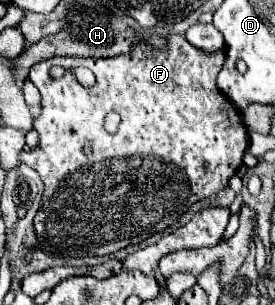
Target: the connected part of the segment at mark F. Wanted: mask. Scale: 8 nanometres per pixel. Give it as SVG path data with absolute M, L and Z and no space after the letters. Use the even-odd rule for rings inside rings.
M170 33L166 37L166 51L164 49L156 49L152 45L146 43L134 43L130 53L126 55L118 55L112 59L80 59L80 57L50 57L44 59L36 65L32 65L28 79L40 89L42 95L42 111L38 115L38 119L34 121L34 129L38 131L38 145L32 150L23 150L20 155L22 163L28 163L30 167L34 167L40 175L40 179L44 181L44 195L40 201L40 209L34 217L34 229L36 229L36 237L42 245L44 251L52 253L52 255L60 255L60 257L88 257L88 255L110 255L118 249L124 249L128 245L140 243L142 239L164 231L170 225L170 219L174 217L174 221L186 213L186 209L204 199L210 197L218 191L222 191L228 185L228 179L236 173L236 169L242 165L242 157L244 151L248 147L248 131L242 123L242 113L228 101L228 97L224 97L224 93L220 93L220 89L216 87L216 75L220 73L222 65L226 61L226 53L224 49L220 49L220 53L200 53L200 49L196 49L190 41L186 41L184 35L178 33ZM52 65L60 65L66 69L66 73L60 79L50 79L48 77L48 69ZM74 67L86 67L94 73L96 83L92 87L82 87L76 77L70 73L70 69ZM116 111L118 115L122 115L120 127L116 129L116 133L108 133L104 129L104 119L108 113ZM90 145L90 153L84 153L84 147Z

